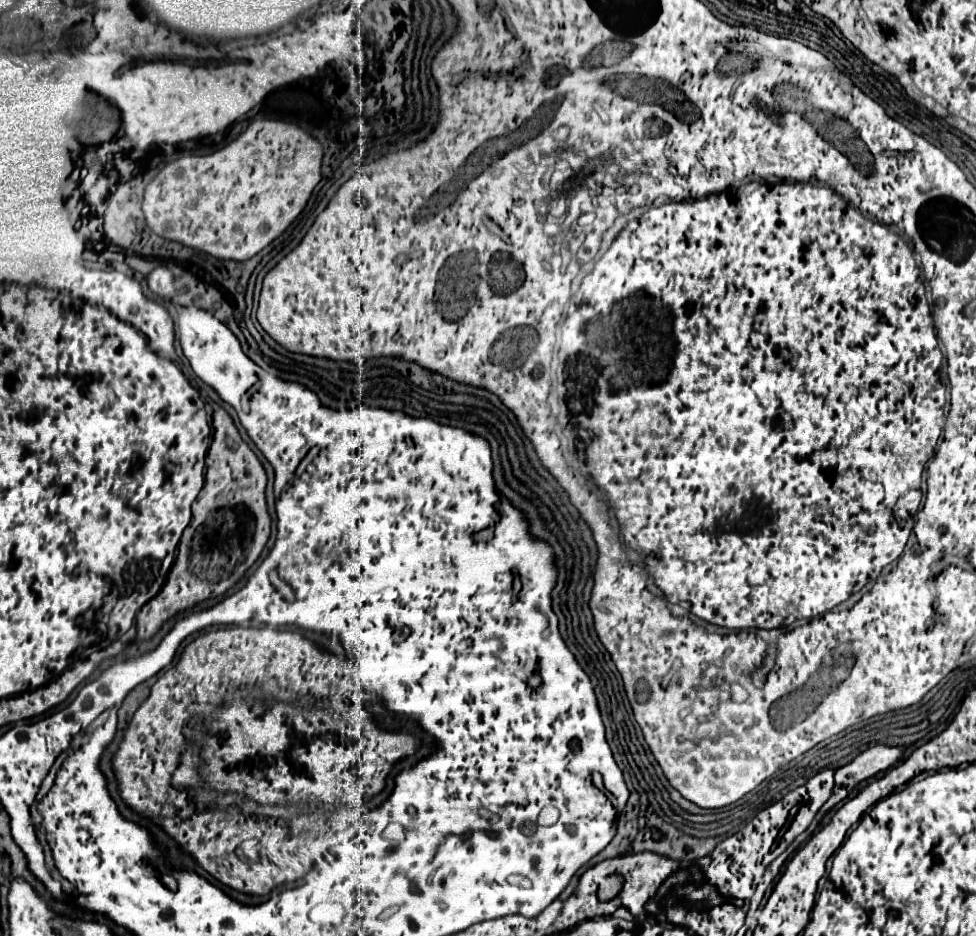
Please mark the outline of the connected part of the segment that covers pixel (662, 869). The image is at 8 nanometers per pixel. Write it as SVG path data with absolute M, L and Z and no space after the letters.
M656 853L621 855L614 859L614 863L616 873L622 875L626 883L616 895L616 901L620 901L620 905L626 907L630 907L632 903L630 897L634 899L634 903L646 903L656 893L656 887L660 887L660 883L680 867L679 861Z

